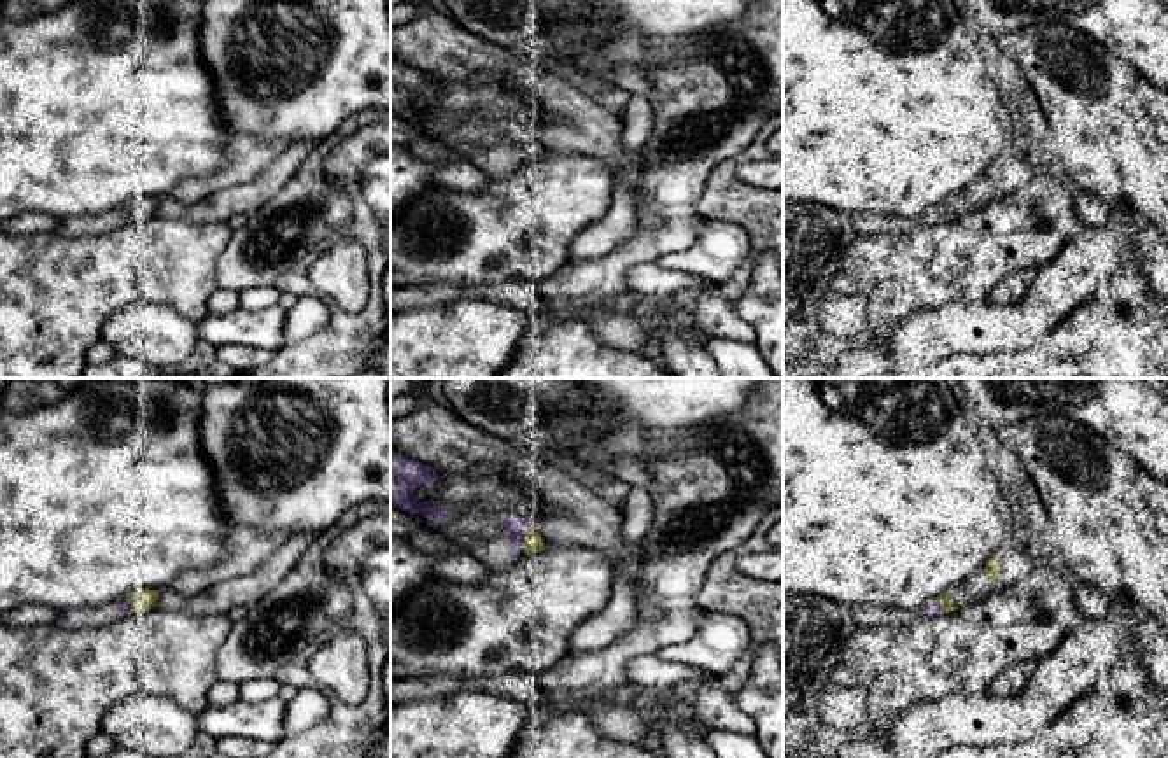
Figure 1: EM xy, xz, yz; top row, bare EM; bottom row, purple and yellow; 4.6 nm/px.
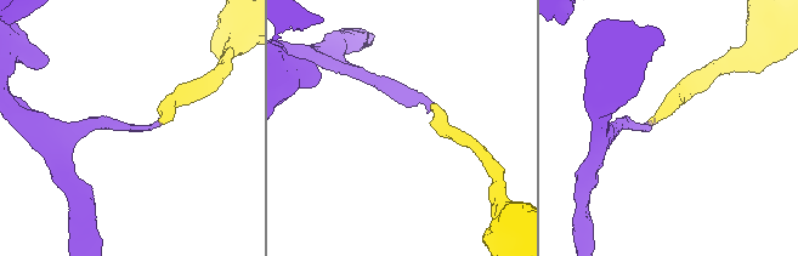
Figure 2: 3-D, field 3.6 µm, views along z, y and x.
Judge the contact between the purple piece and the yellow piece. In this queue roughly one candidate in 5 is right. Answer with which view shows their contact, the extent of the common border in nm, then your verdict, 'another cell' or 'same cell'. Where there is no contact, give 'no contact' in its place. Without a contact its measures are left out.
contact in xz; length 130 nm; same cell

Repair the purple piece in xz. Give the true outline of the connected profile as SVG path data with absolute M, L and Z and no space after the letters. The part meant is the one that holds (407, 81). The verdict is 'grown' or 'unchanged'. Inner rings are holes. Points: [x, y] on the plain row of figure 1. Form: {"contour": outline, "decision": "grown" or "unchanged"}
{"contour": "M391 58L391 110L405 121L417 121L427 126L434 135L443 133L454 121L429 109L417 109L413 98L417 93L438 93L438 82L433 75Z", "decision": "unchanged"}

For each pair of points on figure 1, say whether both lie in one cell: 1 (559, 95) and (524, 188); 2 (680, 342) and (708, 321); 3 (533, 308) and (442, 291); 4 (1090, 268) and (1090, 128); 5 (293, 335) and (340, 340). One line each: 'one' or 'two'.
1: two
2: two
3: one
4: two
5: two

